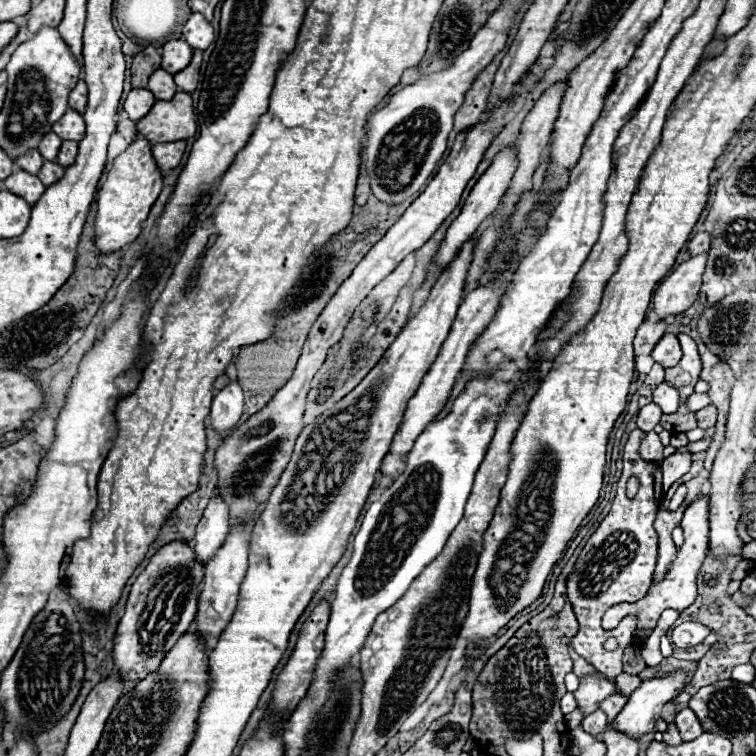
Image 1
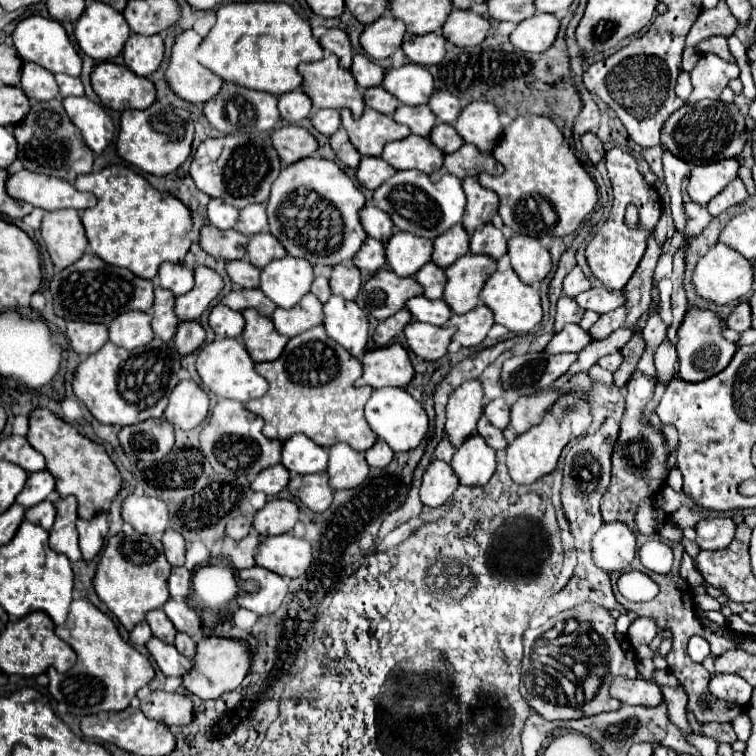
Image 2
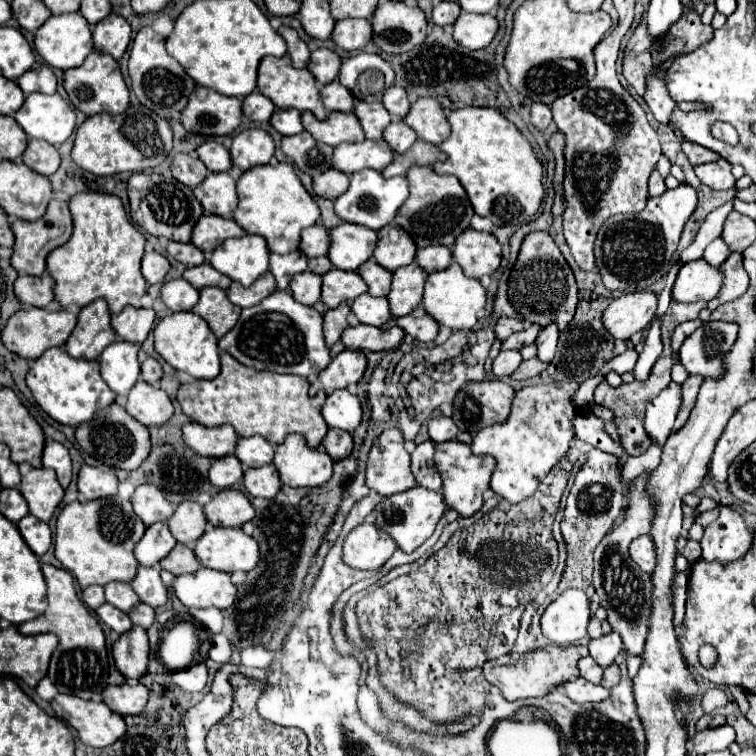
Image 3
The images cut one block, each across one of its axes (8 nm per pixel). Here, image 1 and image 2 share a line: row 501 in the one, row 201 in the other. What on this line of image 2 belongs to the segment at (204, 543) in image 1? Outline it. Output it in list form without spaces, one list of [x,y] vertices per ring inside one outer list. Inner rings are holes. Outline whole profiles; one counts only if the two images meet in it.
[[[210,200],[208,202],[208,220],[222,230],[230,230],[238,222],[238,210],[222,200]]]

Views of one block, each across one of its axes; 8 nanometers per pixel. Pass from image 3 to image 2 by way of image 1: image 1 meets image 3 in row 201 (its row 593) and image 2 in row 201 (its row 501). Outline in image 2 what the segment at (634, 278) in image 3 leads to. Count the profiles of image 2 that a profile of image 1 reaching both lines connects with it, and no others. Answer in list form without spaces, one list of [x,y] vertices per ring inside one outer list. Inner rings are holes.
[[[726,158],[708,166],[692,168],[688,194],[698,204],[708,204],[714,196],[718,196],[740,170],[740,162],[736,158]]]

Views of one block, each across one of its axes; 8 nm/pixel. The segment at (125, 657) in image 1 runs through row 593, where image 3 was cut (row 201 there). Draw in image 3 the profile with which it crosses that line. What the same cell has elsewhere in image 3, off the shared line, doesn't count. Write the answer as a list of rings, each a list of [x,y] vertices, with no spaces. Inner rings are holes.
[[[146,172],[132,174],[128,180],[128,198],[130,198],[130,216],[140,228],[144,228],[152,236],[158,238],[164,236],[174,242],[190,242],[194,224],[204,214],[202,204],[194,196],[192,188],[162,174],[146,174]]]

